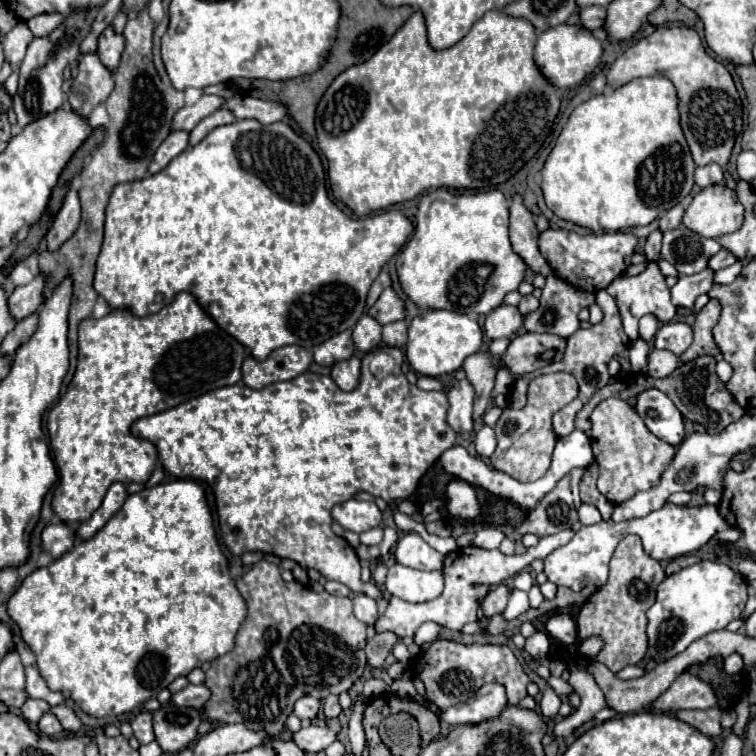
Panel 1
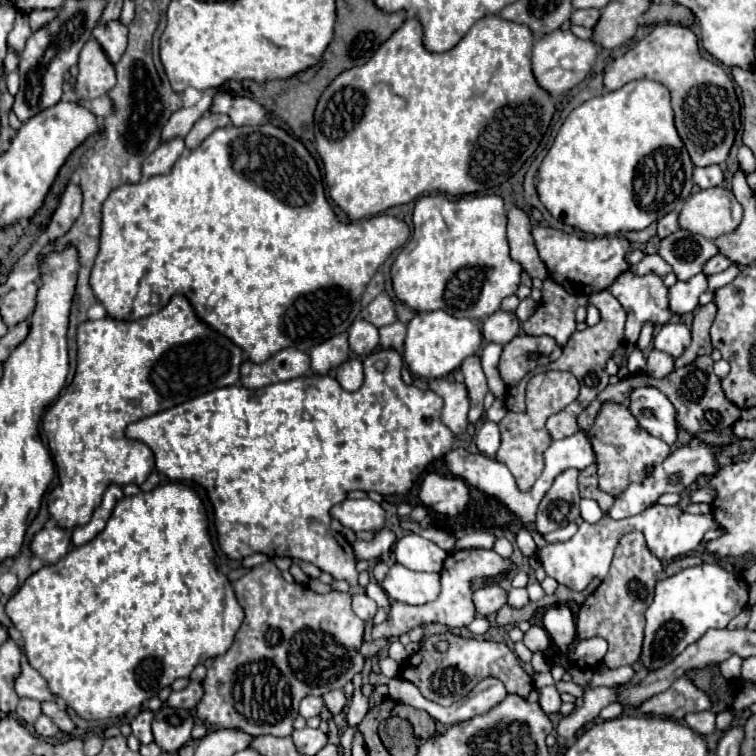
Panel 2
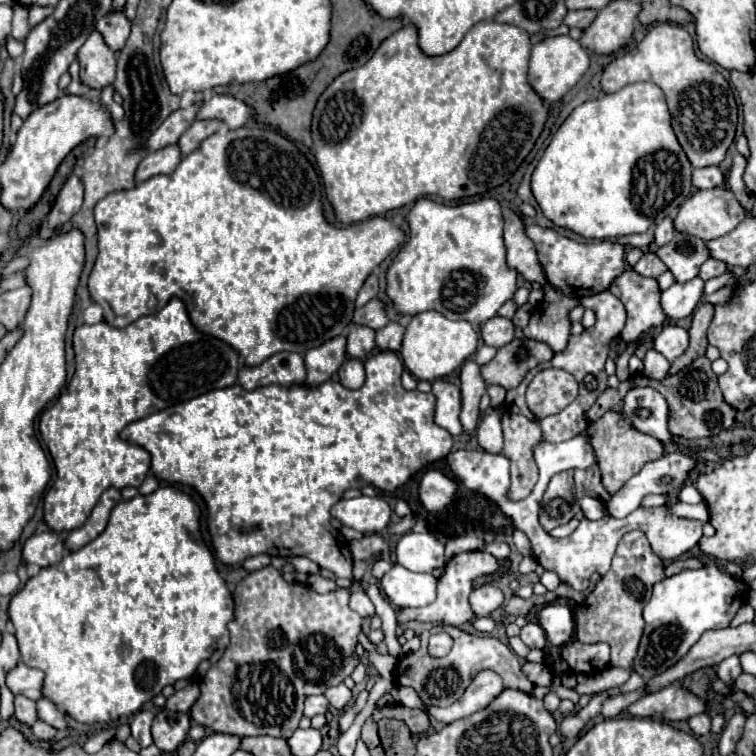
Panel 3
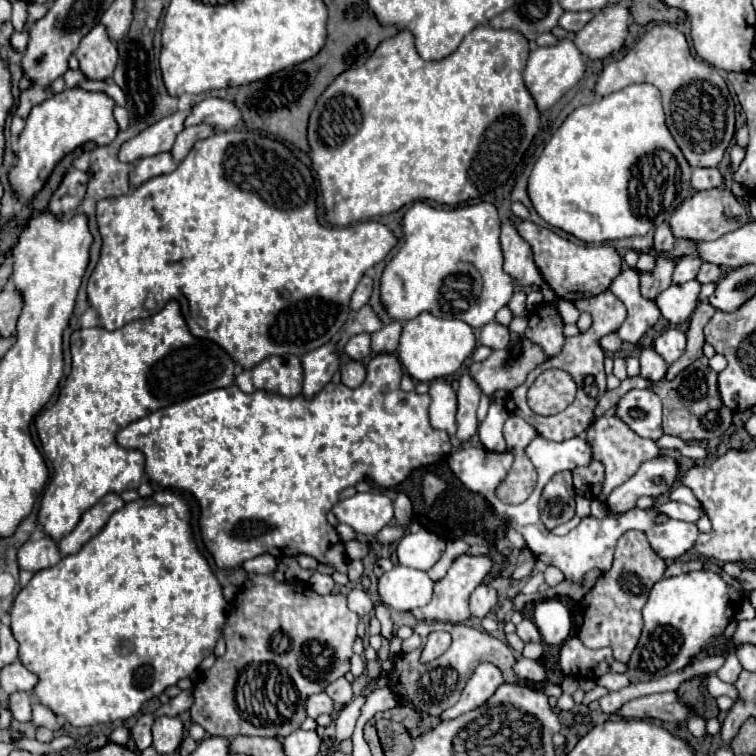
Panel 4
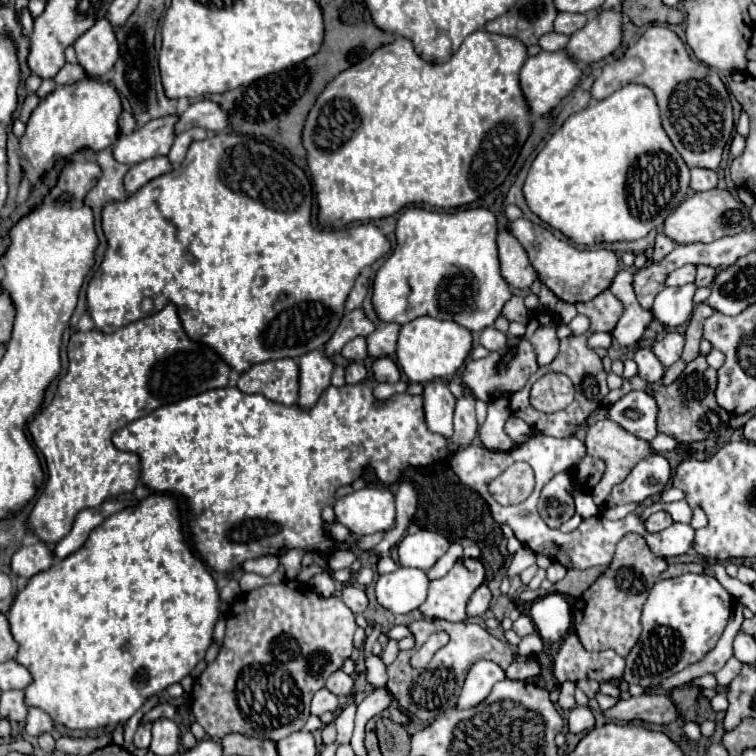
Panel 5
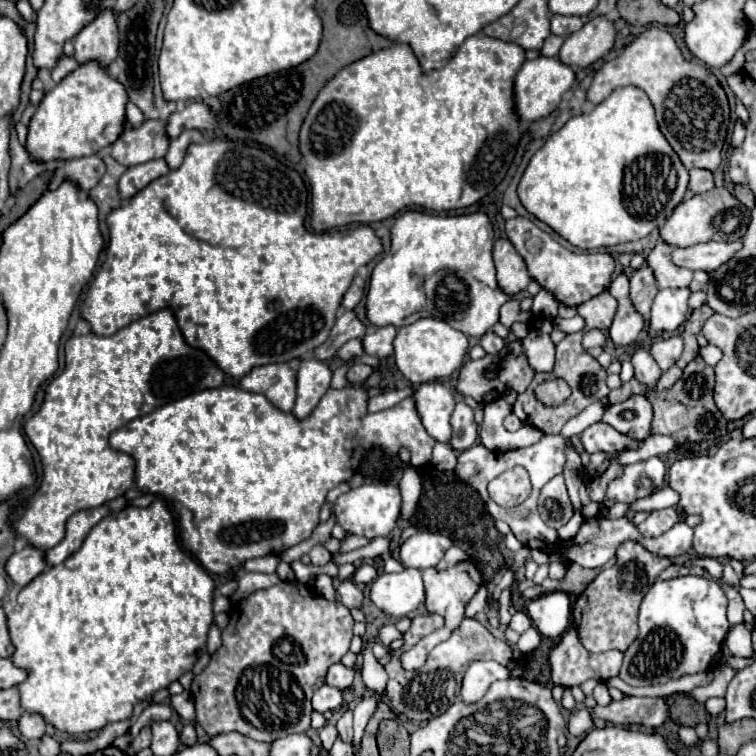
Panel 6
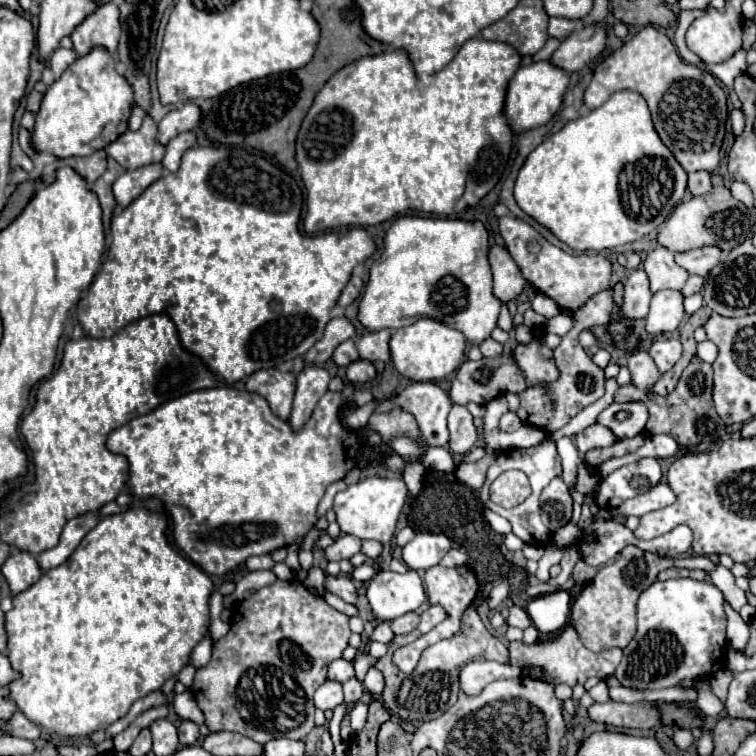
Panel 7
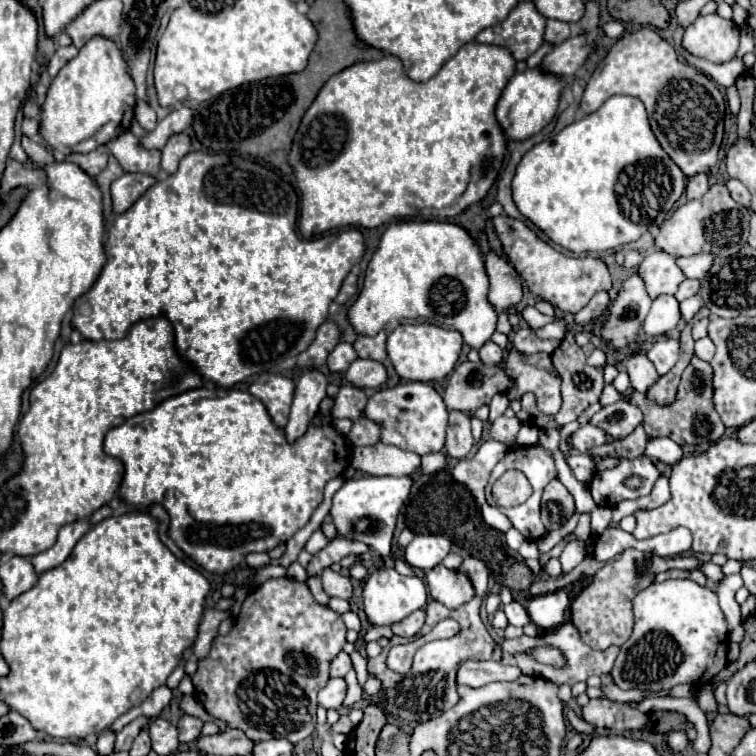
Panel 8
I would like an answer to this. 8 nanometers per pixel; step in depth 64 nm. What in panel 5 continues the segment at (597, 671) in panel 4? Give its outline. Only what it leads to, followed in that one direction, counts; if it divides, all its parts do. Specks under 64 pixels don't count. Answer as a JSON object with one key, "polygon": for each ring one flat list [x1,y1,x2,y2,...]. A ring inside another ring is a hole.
{"polygon":[[570,632,556,654,554,660,554,678,562,682,578,682,584,678,592,678,598,682,608,682,612,678,620,678,624,672,624,658,612,650,604,652,588,652,578,636]]}

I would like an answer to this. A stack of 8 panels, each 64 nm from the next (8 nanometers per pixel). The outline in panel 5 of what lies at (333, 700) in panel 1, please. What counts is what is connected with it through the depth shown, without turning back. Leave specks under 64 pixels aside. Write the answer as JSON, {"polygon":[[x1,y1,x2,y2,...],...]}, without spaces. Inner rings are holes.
{"polygon":[[336,670,336,672,332,672,332,676,326,680,326,688,328,688,330,692,338,694,338,696,348,694,348,692,352,690,352,684,354,684,352,676,346,674,344,670]]}

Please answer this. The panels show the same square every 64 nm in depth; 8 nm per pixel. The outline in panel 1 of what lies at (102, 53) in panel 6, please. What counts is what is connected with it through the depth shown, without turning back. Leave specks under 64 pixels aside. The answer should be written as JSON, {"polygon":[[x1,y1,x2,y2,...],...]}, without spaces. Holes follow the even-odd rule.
{"polygon":[[86,52,80,58,78,76,68,92,68,102,78,114,88,116,96,104,110,96,112,84,114,76,108,68,104,68,104,64,100,64,96,52]]}

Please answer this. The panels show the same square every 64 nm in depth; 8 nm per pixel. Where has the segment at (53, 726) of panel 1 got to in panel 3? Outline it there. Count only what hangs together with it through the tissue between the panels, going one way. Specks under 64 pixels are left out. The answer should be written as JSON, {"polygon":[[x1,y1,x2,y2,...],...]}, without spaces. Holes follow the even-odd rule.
{"polygon":[[38,720,38,722,32,726,32,734,34,734,36,740,52,740,54,734,56,734,56,730,54,730,52,726,44,724,42,720]]}

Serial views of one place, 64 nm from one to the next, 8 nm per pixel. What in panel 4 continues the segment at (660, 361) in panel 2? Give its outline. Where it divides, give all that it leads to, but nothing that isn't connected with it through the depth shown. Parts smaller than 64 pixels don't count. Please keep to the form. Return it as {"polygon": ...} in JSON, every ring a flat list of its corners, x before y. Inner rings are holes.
{"polygon":[[642,350,638,360,640,360,640,366,642,366,640,376,644,376,646,380,652,380,652,382,658,382,658,380,664,378,668,366,654,350]]}

